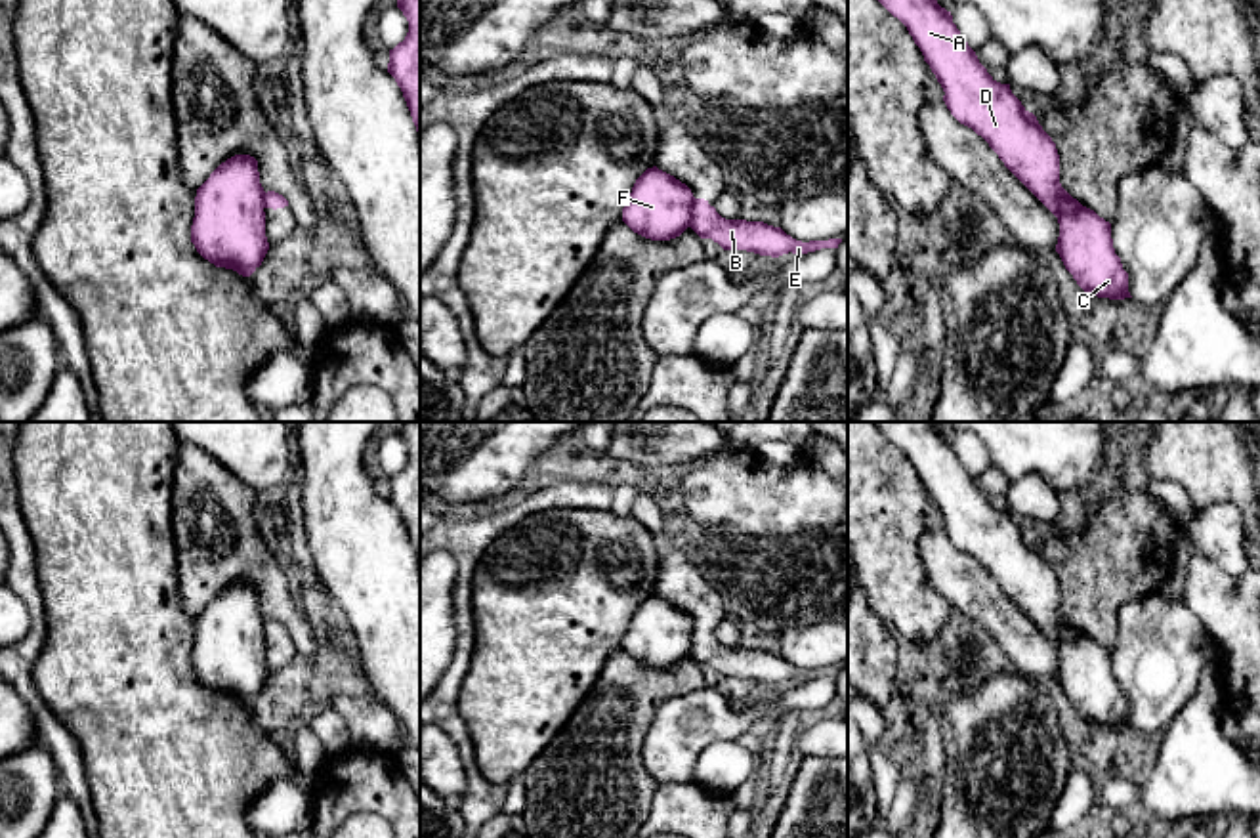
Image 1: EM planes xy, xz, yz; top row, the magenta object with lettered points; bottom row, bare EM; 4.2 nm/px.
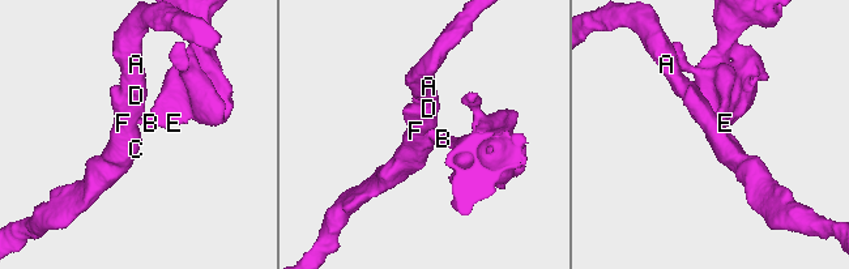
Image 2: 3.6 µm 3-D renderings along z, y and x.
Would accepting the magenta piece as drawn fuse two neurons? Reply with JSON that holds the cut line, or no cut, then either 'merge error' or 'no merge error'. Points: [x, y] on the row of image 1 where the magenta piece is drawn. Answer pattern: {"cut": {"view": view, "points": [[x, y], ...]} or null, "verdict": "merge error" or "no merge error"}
{"cut": {"view": "xz", "points": [[693, 197], [690, 226]]}, "verdict": "merge error"}

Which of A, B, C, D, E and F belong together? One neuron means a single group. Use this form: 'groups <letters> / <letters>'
groups A C D F / B E

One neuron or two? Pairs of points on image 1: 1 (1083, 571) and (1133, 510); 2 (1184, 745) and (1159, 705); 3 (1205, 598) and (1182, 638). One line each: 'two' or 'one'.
1: one
2: two
3: two

